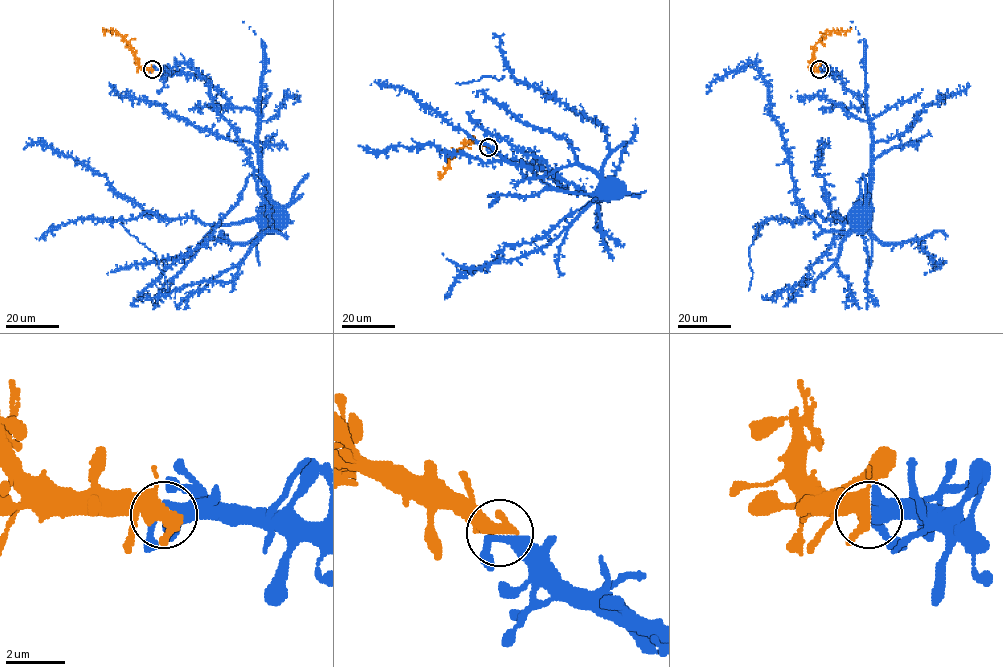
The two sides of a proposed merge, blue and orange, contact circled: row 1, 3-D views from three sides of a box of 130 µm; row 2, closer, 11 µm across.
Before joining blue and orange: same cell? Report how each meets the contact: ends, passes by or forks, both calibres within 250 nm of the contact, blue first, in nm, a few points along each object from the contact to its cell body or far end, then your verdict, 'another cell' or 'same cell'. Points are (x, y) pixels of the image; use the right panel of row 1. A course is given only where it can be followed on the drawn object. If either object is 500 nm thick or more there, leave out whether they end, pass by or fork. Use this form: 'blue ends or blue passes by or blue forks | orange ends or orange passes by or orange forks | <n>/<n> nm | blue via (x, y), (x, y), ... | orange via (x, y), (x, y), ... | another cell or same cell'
blue passes by | orange forks | 240/360 nm | blue via (820, 70), (835, 74), (863, 104), (869, 118), (871, 184), (867, 196), (859, 206), (858, 217) | orange via (819, 70), (813, 65), (815, 45), (826, 32), (848, 31), (850, 28) | same cell

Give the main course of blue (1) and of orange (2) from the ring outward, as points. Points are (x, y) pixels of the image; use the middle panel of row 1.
1: (487, 148), (508, 159), (533, 163), (549, 172), (567, 192), (589, 194), (599, 199), (614, 188), (611, 186)
2: (487, 147), (475, 141), (467, 142), (451, 156), (448, 168), (438, 178)

